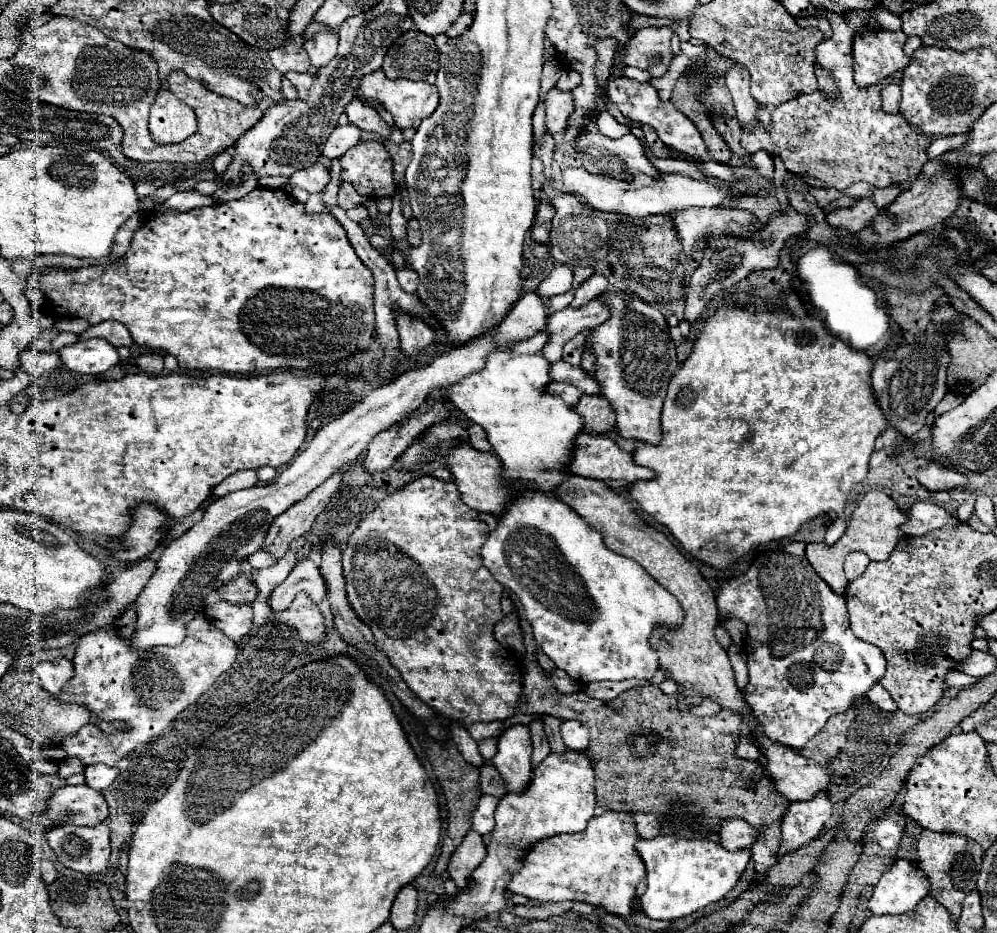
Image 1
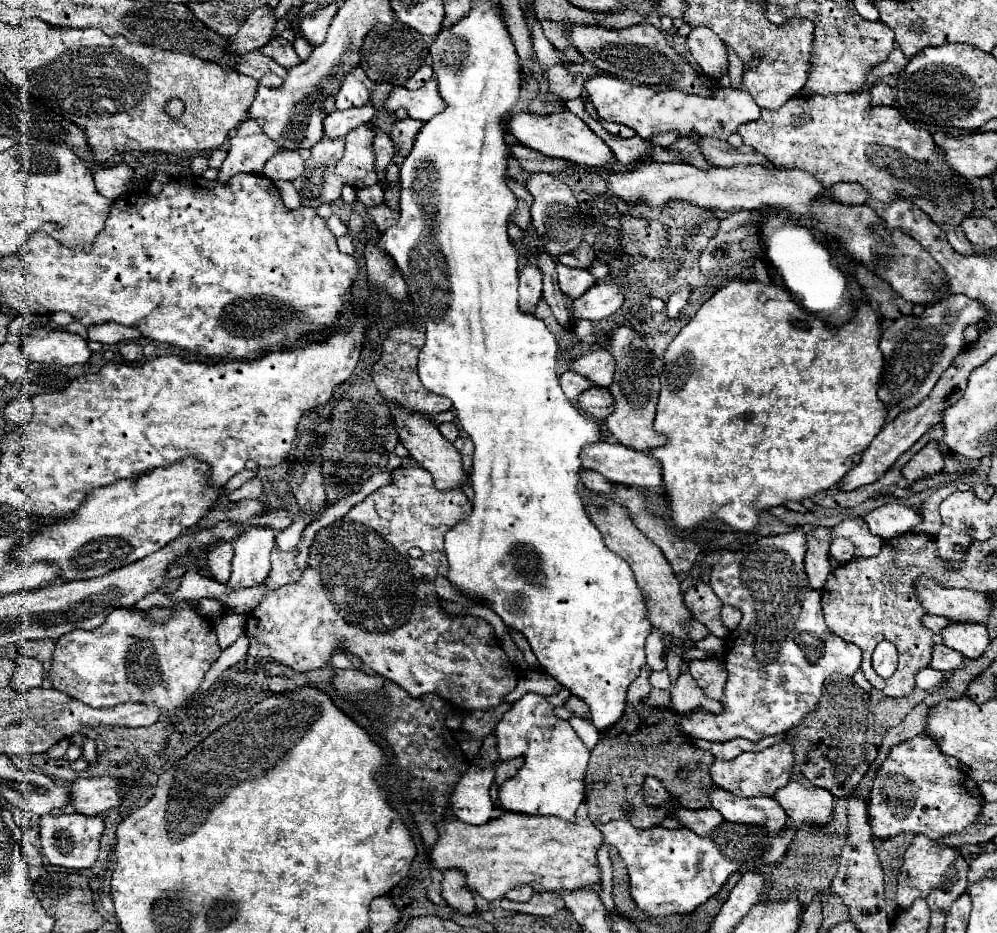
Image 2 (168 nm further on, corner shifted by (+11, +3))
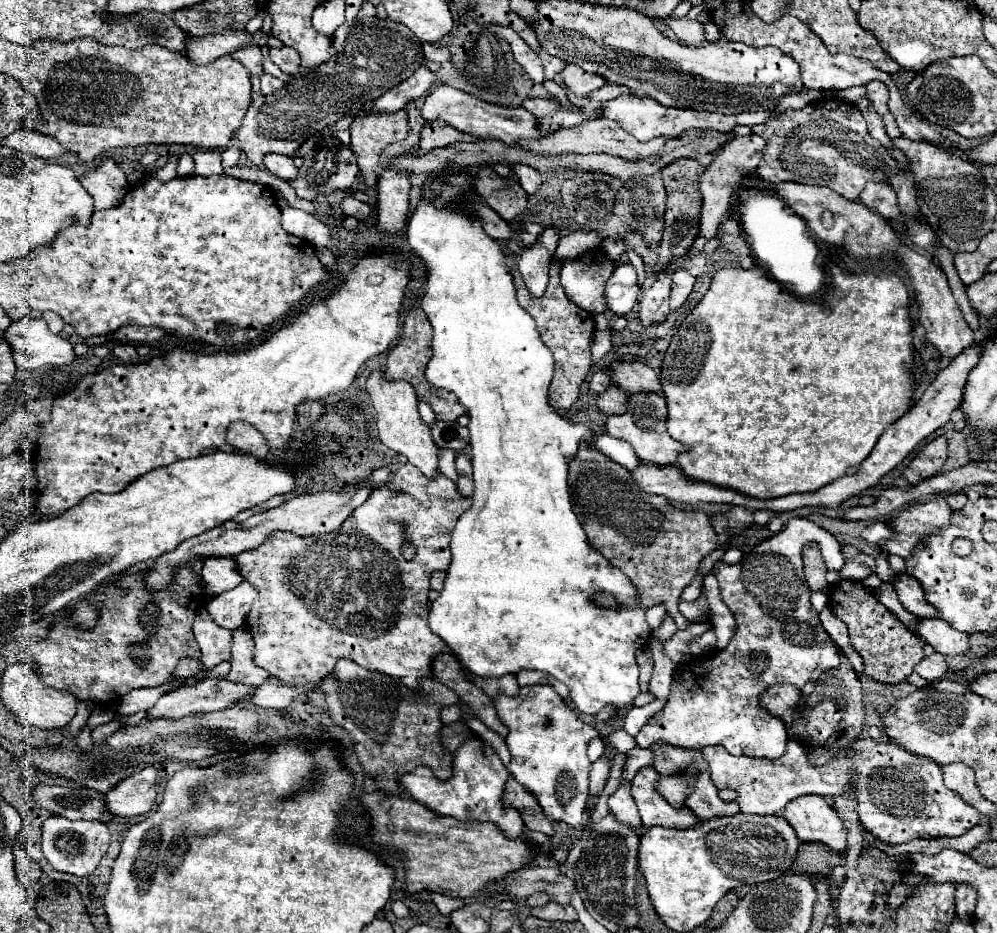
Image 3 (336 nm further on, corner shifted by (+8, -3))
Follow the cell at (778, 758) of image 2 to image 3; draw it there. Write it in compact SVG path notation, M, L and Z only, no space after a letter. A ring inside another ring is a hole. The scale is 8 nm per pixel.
M795 740L787 742L787 754L777 760L733 756L723 746L707 746L701 752L717 790L735 790L739 794L737 804L745 814L775 814L799 796L817 794L833 798L855 790L853 798L859 804L861 824L883 842L903 844L915 838L959 836L981 822L981 814L943 784L937 762L911 754L893 742L853 740L825 766L813 766Z

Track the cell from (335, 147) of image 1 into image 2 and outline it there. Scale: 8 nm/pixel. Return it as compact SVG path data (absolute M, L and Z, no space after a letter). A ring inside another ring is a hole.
M366 104L366 106L360 106L360 108L350 108L350 110L344 110L344 112L326 114L326 118L324 118L324 134L328 138L332 138L332 140L342 138L350 130L362 126L364 122L370 122L374 112L376 112L374 106Z

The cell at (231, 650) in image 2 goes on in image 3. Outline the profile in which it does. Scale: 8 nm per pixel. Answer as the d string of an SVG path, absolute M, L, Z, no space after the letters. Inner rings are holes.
M149 766L139 774L119 782L111 792L105 794L109 812L117 816L143 816L147 814L157 798L155 790L155 768Z

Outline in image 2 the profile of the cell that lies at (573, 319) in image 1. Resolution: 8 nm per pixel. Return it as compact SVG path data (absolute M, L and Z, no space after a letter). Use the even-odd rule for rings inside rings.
M598 282L580 298L574 300L574 318L598 322L612 316L622 304L624 304L622 288L616 288L616 284L610 282Z

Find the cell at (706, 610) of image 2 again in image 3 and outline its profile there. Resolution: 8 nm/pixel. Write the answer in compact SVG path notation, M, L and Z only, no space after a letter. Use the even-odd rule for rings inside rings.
M701 596L701 598L695 600L695 602L685 602L685 600L681 600L681 602L679 602L679 610L681 610L681 614L683 614L689 622L703 622L703 620L709 616L709 608L707 608L705 596Z

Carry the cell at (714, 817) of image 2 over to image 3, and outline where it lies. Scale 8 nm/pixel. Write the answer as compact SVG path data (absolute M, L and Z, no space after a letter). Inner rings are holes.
M645 766L641 768L633 782L631 782L631 796L637 804L641 822L645 828L651 826L663 826L663 828L691 828L695 826L699 820L695 818L693 812L689 812L687 808L671 808L669 802L665 802L659 794L655 794L653 784L659 780L659 774L651 768Z

